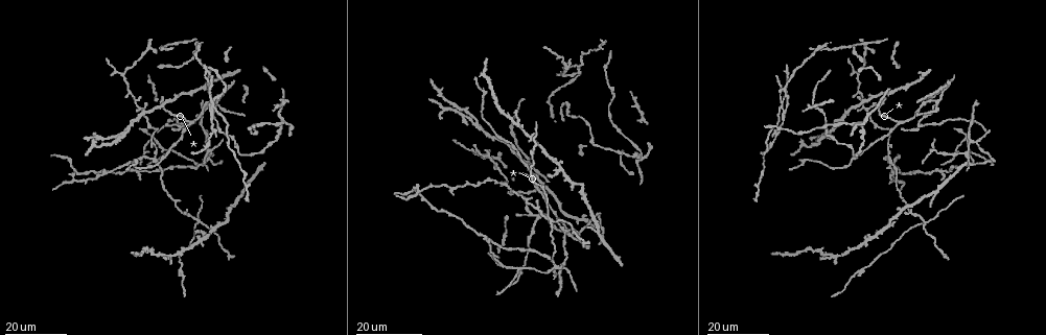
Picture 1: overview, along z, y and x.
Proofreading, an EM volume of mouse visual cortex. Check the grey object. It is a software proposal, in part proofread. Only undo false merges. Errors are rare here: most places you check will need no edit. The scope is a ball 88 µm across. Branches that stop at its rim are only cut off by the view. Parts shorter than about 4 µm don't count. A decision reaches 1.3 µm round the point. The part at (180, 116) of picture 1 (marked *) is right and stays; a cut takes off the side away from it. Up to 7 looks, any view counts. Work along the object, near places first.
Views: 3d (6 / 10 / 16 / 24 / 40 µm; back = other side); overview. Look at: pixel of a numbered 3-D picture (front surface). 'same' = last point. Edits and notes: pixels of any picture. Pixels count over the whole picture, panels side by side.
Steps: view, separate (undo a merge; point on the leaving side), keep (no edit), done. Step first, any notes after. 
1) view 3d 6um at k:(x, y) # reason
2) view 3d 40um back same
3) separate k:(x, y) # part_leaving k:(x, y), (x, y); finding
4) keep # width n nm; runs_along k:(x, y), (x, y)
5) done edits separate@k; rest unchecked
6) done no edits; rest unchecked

view 3d 16um at 1:(124, 72) # four arms meet

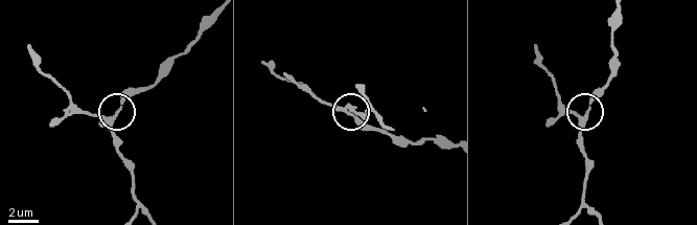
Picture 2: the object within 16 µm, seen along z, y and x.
view 3d 10um at 2:(113, 116) # zoom in

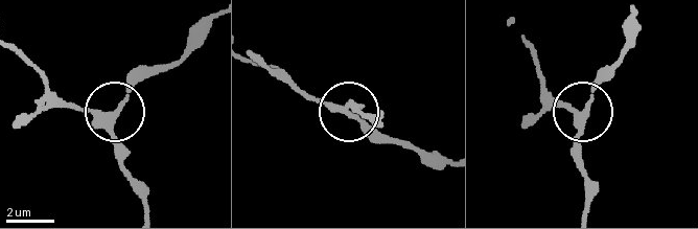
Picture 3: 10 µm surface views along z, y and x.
separate 3:(94, 110) # part_leaving 3:(123, 101), (114, 130), (119, 165), (143, 207); two neurons meet here

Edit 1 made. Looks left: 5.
view 3d 16um at 1:(932, 149) # a fork

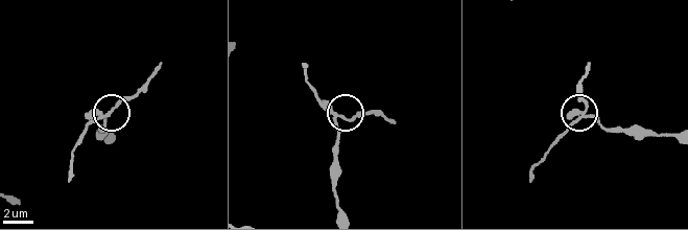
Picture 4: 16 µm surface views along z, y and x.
view 3d 10um at 4:(347, 119)

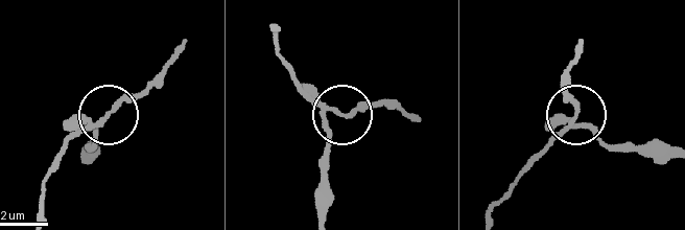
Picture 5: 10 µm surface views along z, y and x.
keep # side_arm 5 um; runs_along 5:(674, 152), (601, 140), (566, 98), (566, 70); one neuron here

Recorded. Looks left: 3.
view 3d 24um at 1:(967, 157) # three arms meet

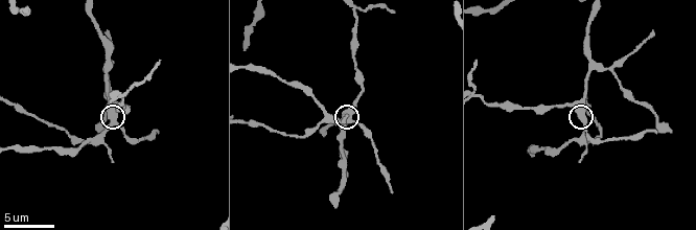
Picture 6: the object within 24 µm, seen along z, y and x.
view 3d 10um at 6:(581, 119)

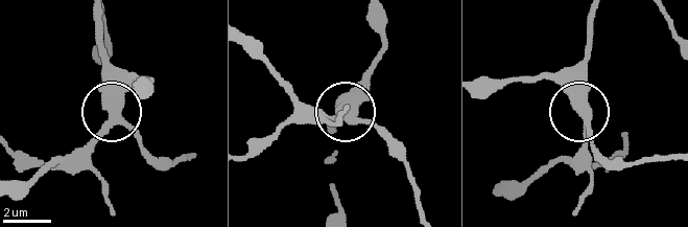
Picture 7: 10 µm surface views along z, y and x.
keep # side_arm 21 um; all the same neuron

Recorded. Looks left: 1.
done edits separate@3; rest unchecked

